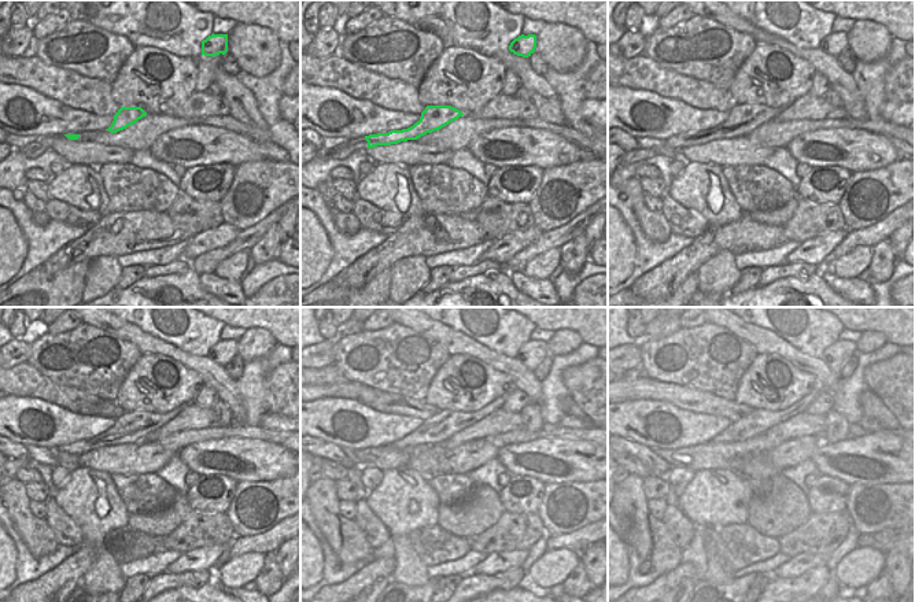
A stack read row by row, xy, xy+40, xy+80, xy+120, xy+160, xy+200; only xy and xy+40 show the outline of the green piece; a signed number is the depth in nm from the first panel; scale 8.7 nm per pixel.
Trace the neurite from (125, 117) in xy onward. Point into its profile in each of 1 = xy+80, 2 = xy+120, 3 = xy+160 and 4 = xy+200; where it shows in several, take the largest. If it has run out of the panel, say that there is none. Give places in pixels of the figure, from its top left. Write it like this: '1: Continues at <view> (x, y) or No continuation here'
1: Continues at xy+80 (742, 119)
2: Continues at xy+120 (135, 425)
3: Continues at xy+160 (438, 428)
4: Continues at xy+200 (760, 420)

